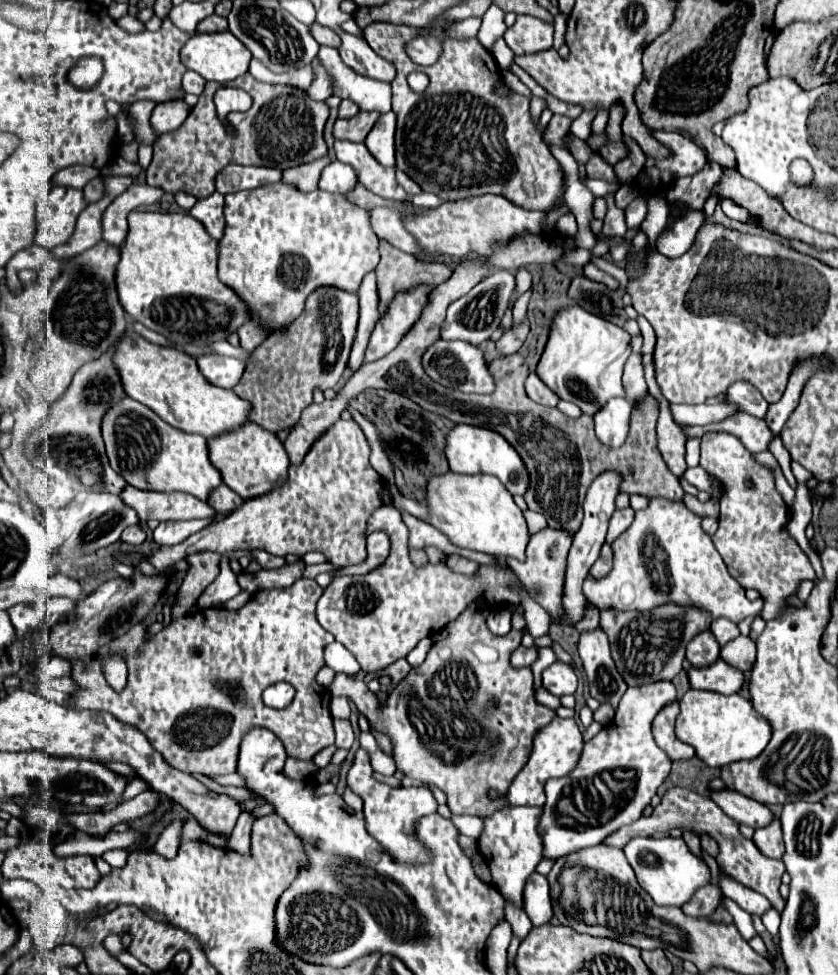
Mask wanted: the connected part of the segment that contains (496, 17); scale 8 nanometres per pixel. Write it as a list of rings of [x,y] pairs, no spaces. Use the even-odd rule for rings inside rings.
[[[491,6],[485,16],[483,16],[483,24],[479,28],[479,34],[477,34],[477,40],[489,50],[493,46],[493,42],[497,38],[501,38],[507,30],[505,22],[503,22],[503,10],[499,6]]]

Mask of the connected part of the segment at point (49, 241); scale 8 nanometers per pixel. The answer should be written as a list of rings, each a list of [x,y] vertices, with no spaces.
[[[53,186],[45,196],[37,200],[35,244],[47,250],[65,244],[71,238],[77,216],[85,206],[87,202],[81,190],[67,186]]]

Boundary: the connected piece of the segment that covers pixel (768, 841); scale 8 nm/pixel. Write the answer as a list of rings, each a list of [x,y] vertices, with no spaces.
[[[773,820],[771,824],[757,828],[753,834],[753,842],[765,856],[781,858],[785,852],[785,846],[783,846],[783,834],[781,834],[779,820]]]

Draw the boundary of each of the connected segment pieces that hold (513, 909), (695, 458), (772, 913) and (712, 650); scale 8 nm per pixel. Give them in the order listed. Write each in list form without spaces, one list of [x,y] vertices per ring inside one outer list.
[[[505,900],[505,920],[511,924],[513,934],[523,940],[523,936],[533,928],[527,914],[523,910],[517,910],[517,906],[511,906],[511,902]]]
[[[691,438],[691,440],[687,440],[685,460],[687,460],[687,466],[689,466],[689,468],[699,466],[699,444],[701,444],[701,438]]]
[[[771,908],[771,910],[767,910],[767,912],[761,916],[761,920],[763,920],[765,928],[771,932],[771,936],[775,936],[777,930],[779,930],[779,912],[777,912],[775,908]]]
[[[705,630],[699,636],[695,636],[689,644],[687,644],[687,660],[695,666],[695,668],[703,668],[713,664],[719,658],[719,644],[715,642],[715,636]]]

